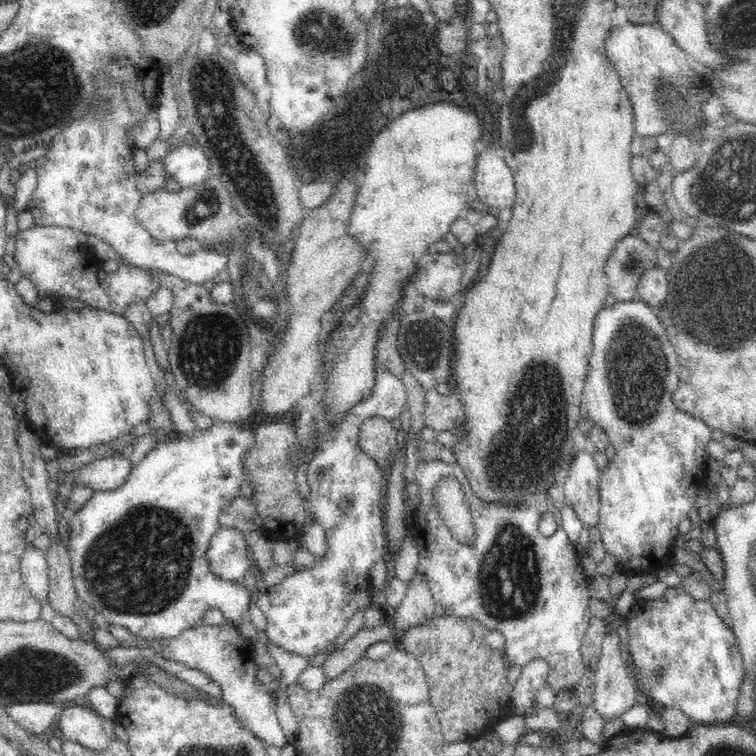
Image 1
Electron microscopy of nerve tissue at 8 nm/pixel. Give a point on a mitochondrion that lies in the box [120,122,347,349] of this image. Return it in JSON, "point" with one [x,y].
{"point":[250,274]}

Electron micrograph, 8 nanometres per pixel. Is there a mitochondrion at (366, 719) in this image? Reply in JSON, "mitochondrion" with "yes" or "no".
{"mitochondrion":"yes"}

